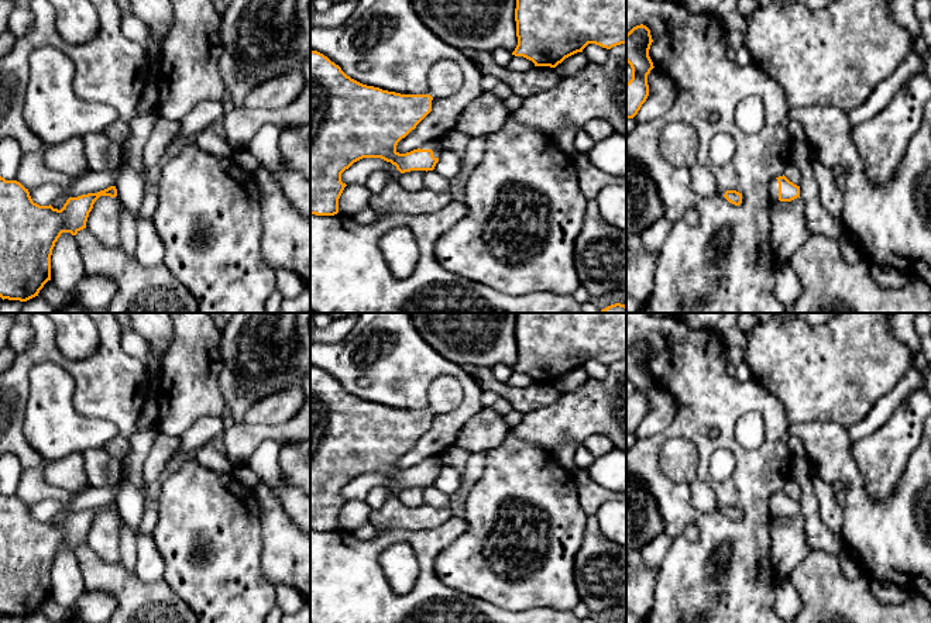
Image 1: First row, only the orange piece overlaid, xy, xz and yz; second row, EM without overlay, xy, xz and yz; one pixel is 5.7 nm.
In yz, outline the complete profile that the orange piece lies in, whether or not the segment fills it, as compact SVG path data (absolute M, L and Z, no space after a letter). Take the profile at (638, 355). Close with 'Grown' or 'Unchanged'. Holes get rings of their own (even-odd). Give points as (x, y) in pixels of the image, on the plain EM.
M643 340L633 343L626 350L626 378L632 383L632 395L626 399L626 434L633 434L649 412L647 390L655 383L649 372L652 358L650 345Z. Unchanged

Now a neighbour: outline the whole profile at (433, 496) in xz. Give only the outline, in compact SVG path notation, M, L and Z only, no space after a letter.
M427 486L423 495L425 503L433 507L447 507L450 506L450 496L443 493L434 486Z

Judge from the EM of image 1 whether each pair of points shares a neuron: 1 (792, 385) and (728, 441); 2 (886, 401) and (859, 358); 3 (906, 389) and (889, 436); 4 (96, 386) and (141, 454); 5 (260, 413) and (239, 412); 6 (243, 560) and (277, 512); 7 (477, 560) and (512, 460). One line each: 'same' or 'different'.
1: different
2: different
3: different
4: different
5: different
6: different
7: same

